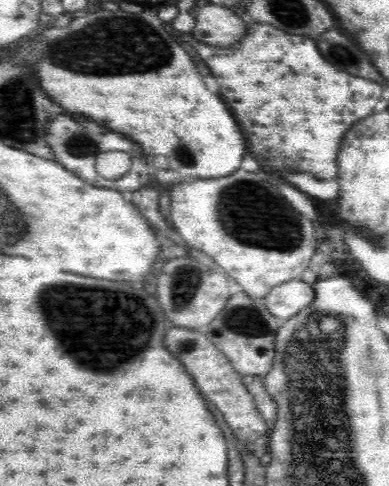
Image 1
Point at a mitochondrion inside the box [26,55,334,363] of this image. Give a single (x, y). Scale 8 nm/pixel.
(248, 213)

